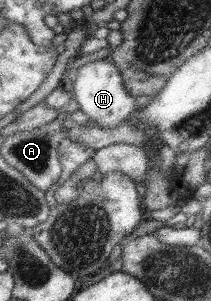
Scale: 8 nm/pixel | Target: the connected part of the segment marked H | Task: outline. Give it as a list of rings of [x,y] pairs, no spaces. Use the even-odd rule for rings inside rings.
[[[103,58],[91,61],[91,63],[83,63],[77,69],[68,87],[73,94],[73,99],[79,105],[79,110],[87,116],[88,120],[94,121],[97,127],[105,129],[118,127],[119,122],[128,119],[140,102],[124,89],[122,76],[115,65]]]

